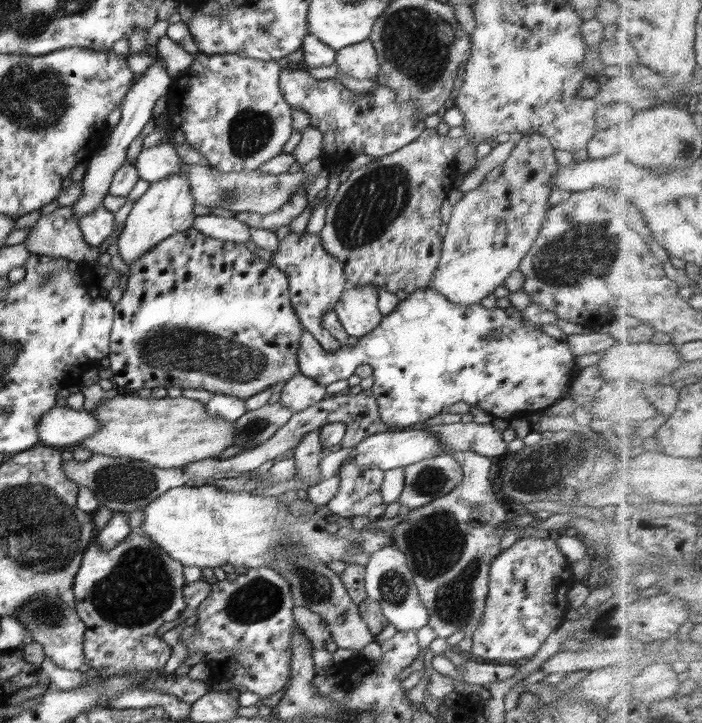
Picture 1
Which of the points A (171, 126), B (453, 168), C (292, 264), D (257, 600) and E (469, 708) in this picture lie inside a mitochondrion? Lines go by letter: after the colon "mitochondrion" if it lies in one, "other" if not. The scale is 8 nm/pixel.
A: other
B: other
C: other
D: mitochondrion
E: other

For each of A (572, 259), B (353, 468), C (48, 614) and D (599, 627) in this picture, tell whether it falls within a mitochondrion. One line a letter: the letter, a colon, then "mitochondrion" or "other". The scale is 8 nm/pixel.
A: mitochondrion
B: other
C: mitochondrion
D: other

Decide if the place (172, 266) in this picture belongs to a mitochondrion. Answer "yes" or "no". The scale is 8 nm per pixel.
no

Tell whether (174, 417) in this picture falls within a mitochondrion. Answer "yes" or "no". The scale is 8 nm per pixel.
no

